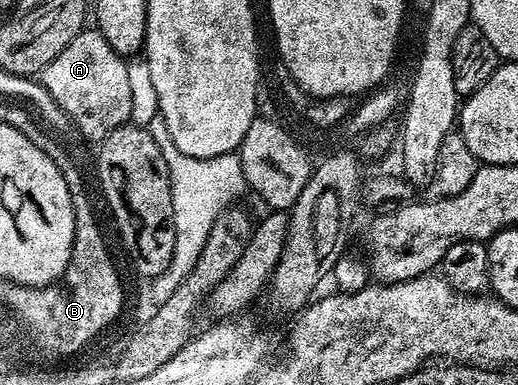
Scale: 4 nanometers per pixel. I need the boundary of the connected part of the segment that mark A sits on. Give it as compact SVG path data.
M83 30L40 73L41 85L67 115L71 125L93 142L101 142L109 132L123 127L134 108L130 72L122 60L125 59L104 42L98 31Z

